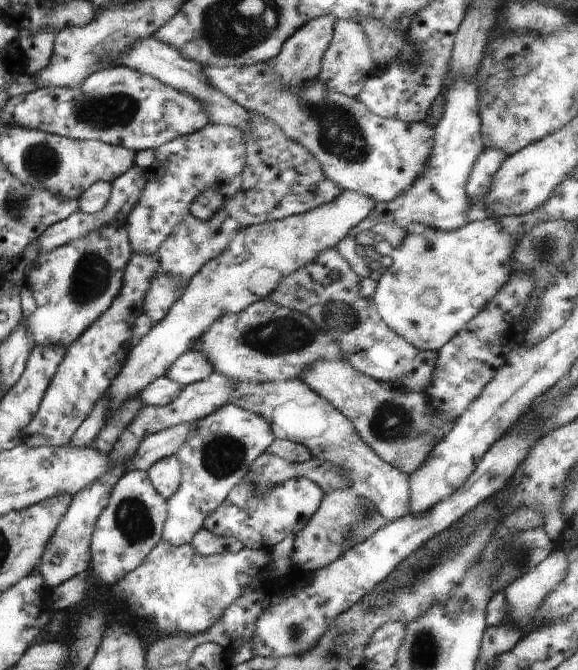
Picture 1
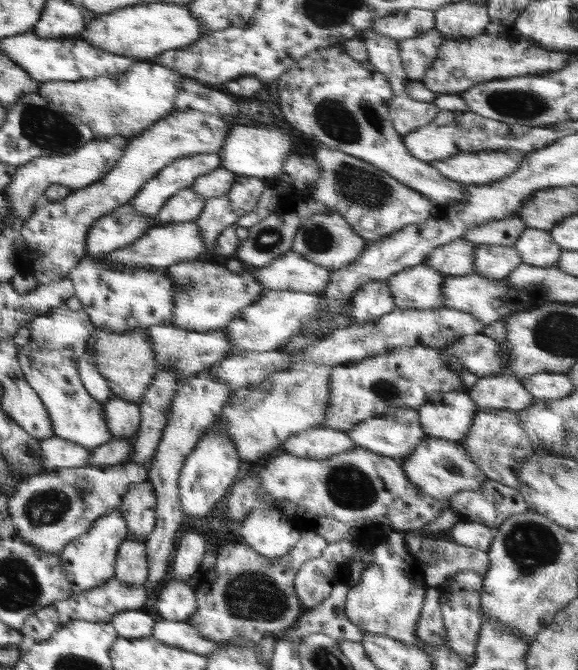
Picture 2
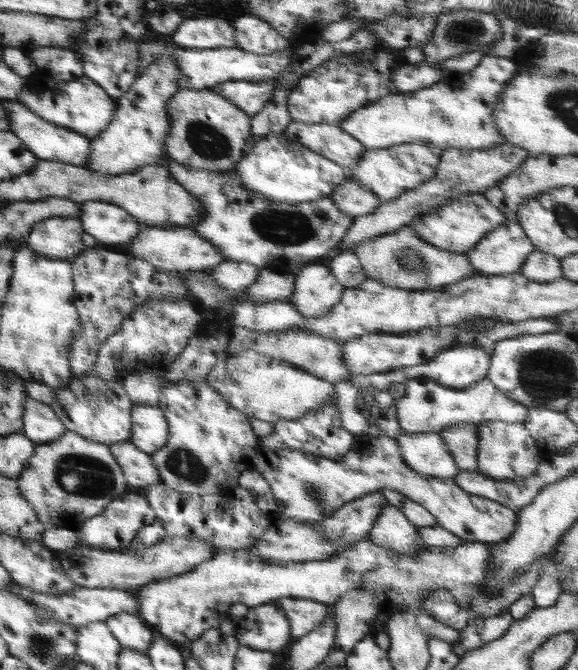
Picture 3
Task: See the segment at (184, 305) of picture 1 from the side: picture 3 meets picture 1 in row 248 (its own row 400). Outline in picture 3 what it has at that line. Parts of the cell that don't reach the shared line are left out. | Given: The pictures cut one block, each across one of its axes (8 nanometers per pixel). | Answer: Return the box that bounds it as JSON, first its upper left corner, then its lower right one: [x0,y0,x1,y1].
[206,349,335,422]

